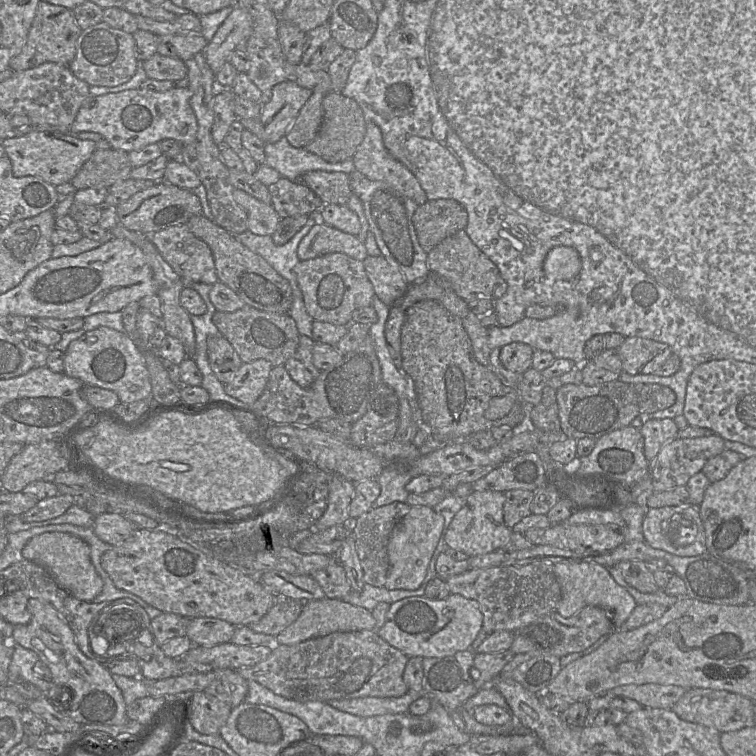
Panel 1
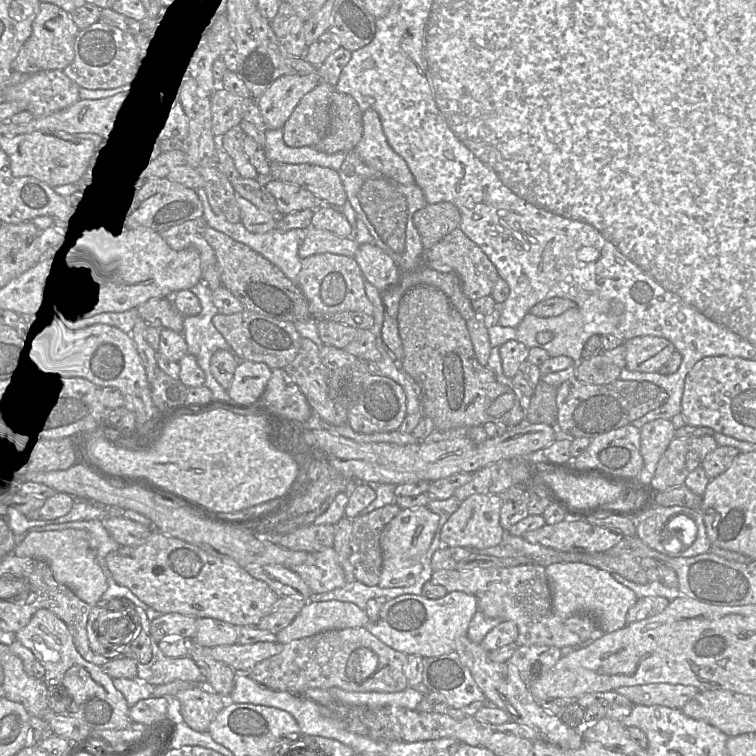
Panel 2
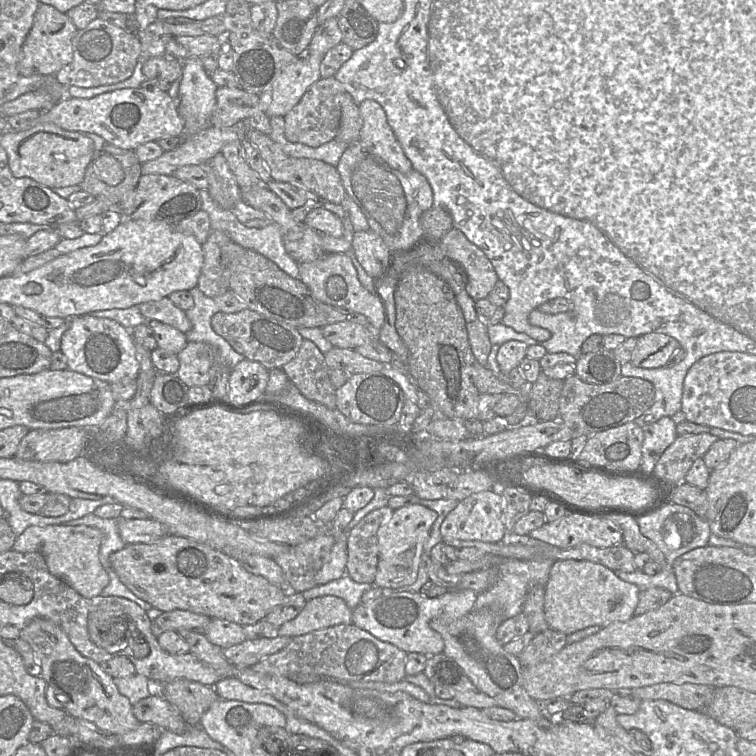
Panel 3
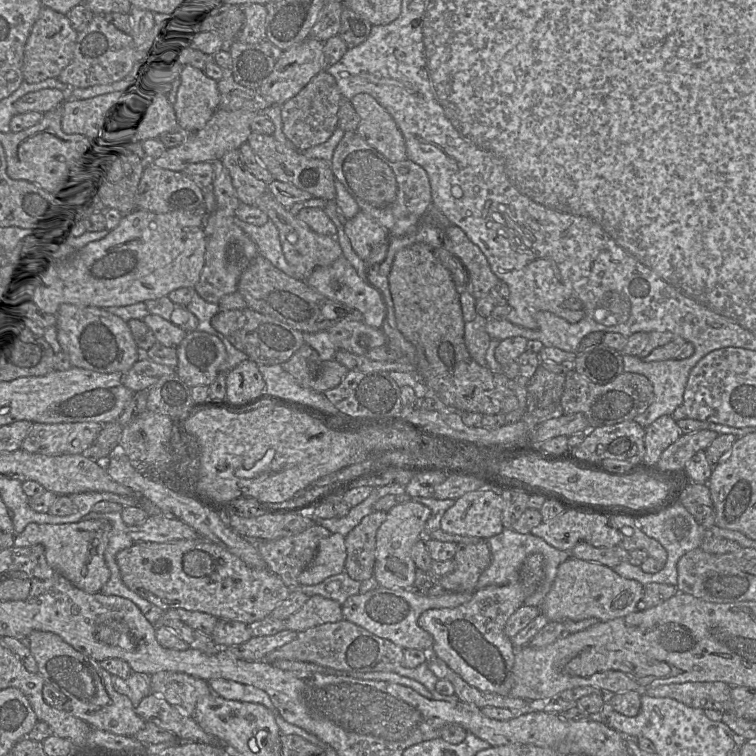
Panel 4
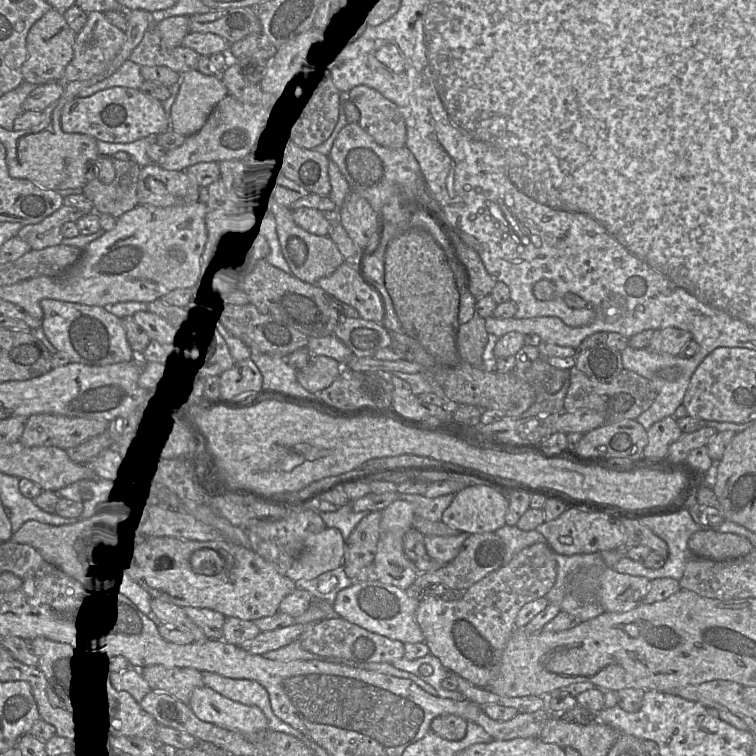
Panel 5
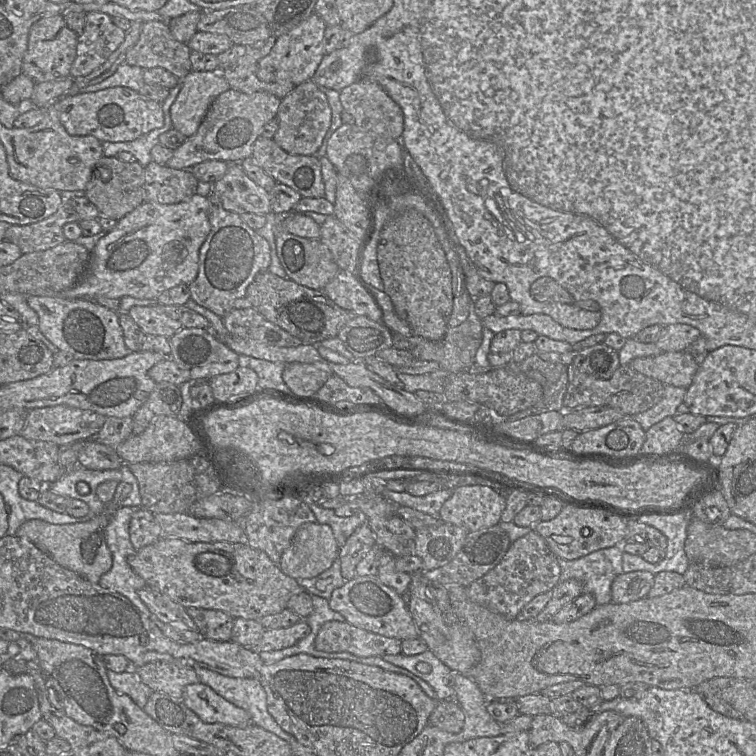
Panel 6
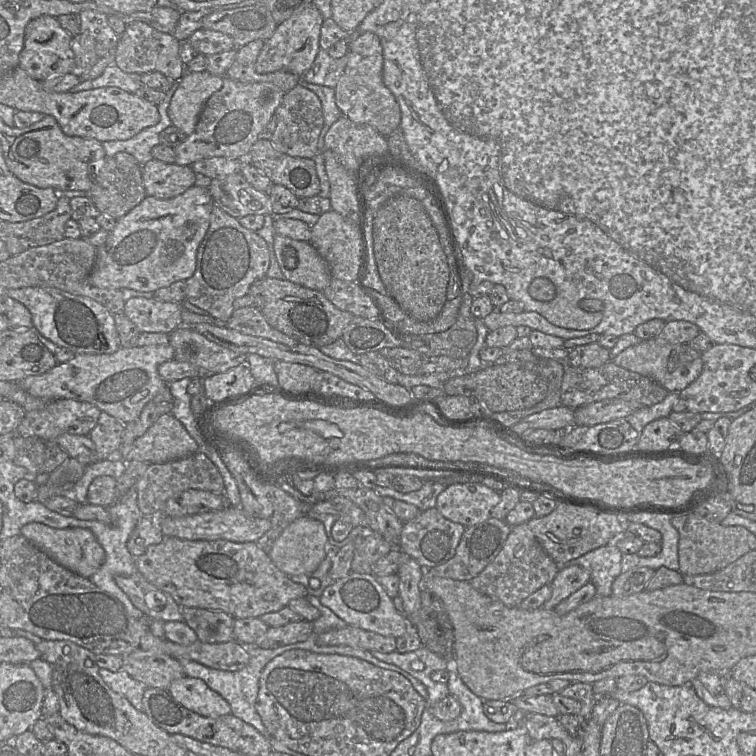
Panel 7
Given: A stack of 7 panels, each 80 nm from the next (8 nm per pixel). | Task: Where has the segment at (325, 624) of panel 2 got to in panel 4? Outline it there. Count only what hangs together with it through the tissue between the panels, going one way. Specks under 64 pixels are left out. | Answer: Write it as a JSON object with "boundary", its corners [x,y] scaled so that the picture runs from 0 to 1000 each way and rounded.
{"boundary":[[[423,787],[409,790],[401,803],[378,821],[378,833],[393,837],[410,831],[454,820],[452,800]]]}

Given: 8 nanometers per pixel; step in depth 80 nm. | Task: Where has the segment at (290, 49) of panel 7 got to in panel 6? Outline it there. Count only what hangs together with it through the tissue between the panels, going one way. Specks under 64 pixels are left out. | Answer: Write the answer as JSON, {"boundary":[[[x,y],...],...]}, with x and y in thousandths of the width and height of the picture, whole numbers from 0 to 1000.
{"boundary":[[[413,19],[382,42],[361,50],[340,86],[340,102],[349,108],[385,108],[394,114],[413,104],[427,74],[431,32]]]}

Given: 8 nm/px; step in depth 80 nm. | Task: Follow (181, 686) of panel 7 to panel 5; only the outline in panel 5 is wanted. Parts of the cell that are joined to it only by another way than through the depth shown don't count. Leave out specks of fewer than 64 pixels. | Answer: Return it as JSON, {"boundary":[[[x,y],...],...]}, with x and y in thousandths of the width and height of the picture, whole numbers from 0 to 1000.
{"boundary":[[[274,907],[253,915],[249,934],[266,954],[321,974],[354,966],[353,951],[341,935],[306,927]]]}

